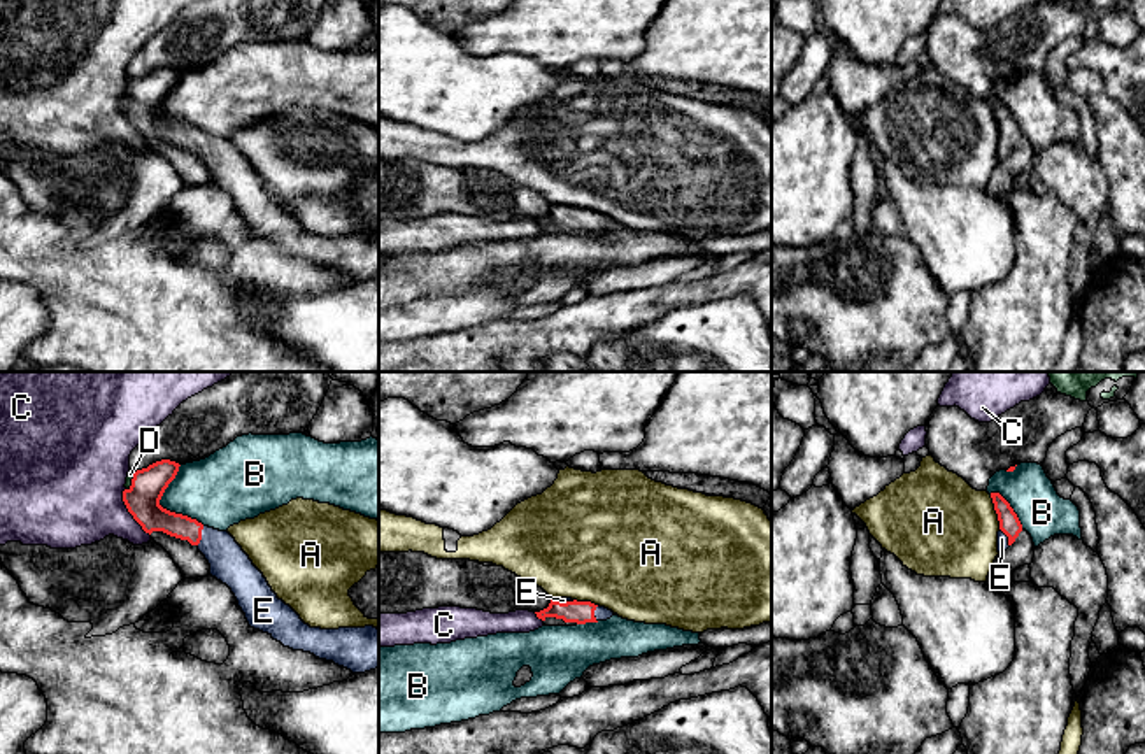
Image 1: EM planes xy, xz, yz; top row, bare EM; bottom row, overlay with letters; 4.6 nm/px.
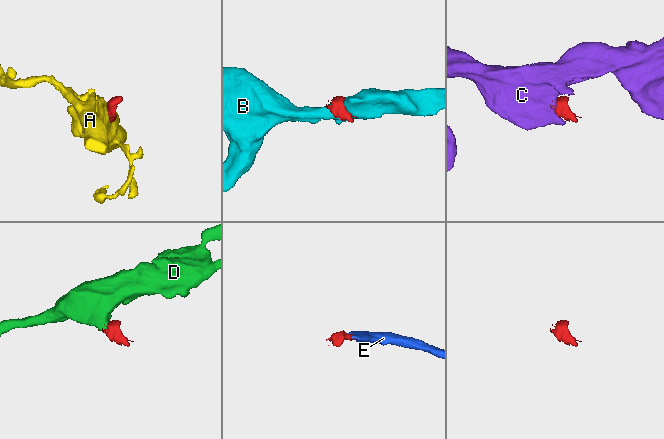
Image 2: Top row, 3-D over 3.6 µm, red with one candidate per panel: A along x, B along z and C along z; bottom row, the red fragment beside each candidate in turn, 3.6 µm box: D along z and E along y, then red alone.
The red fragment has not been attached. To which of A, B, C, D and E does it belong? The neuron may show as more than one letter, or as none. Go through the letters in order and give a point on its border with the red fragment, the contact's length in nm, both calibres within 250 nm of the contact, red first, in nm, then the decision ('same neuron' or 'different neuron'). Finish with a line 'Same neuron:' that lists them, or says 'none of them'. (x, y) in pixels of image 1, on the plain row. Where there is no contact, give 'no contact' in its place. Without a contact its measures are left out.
A: yz (996, 120) | 170 nm | 100/440 nm | different neuron
B: xy (162, 114) | 300 nm | 160/300 nm | different neuron
C: xy (128, 118) | 260 nm | 160/440 nm | different neuron
D: xy (132, 88) | 90 nm | 160/30 nm | same neuron
E: xy (200, 142) | 90 nm | 140/180 nm | same neuron
Same neuron: D, E

